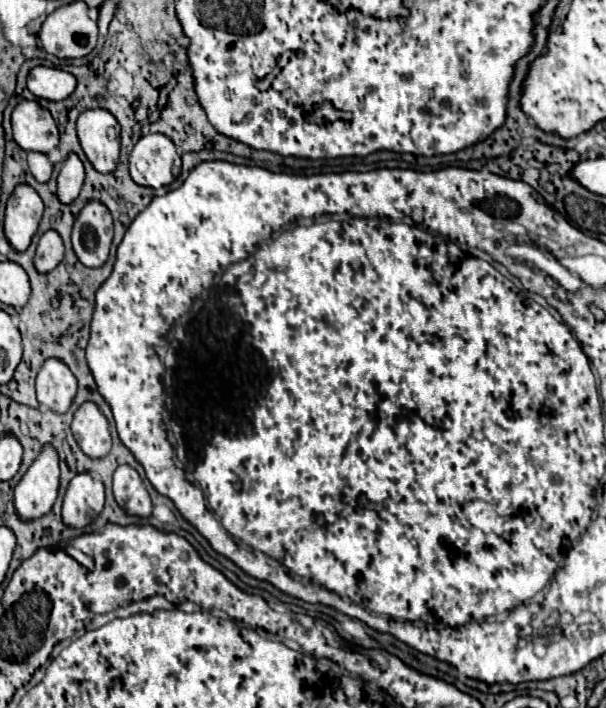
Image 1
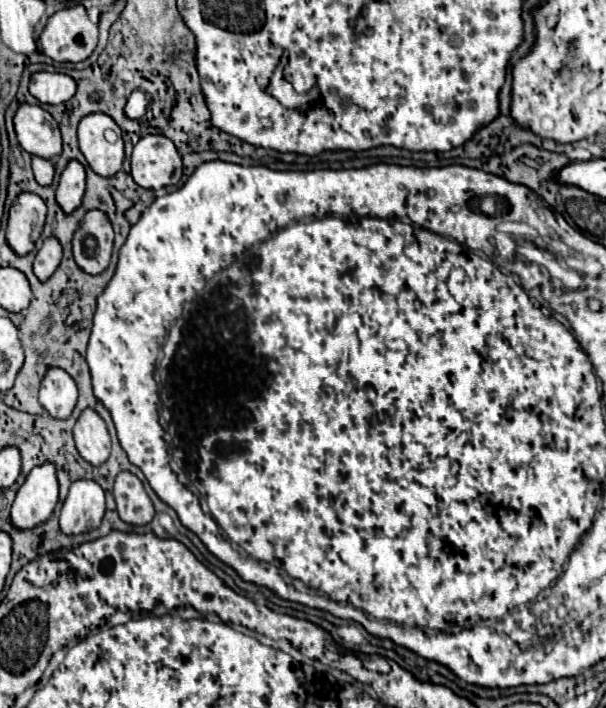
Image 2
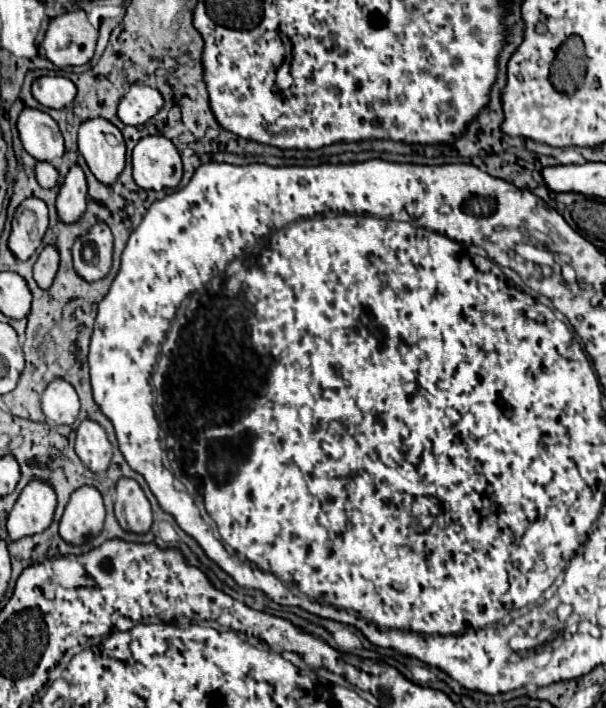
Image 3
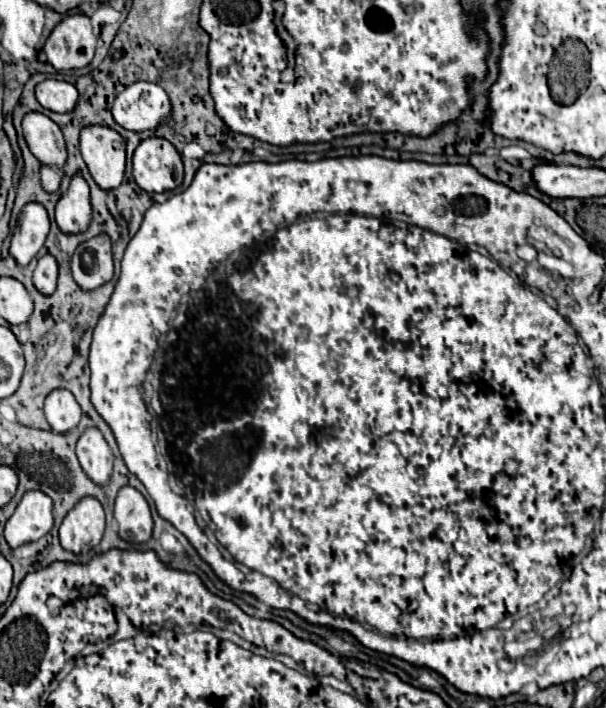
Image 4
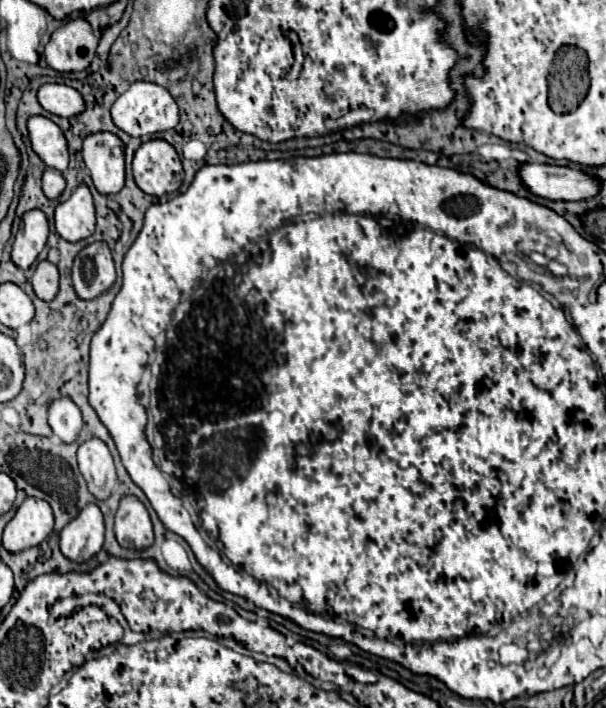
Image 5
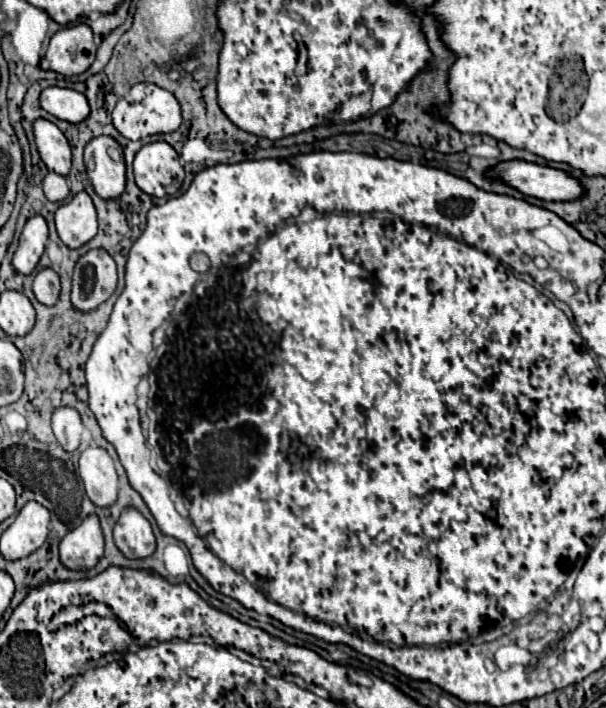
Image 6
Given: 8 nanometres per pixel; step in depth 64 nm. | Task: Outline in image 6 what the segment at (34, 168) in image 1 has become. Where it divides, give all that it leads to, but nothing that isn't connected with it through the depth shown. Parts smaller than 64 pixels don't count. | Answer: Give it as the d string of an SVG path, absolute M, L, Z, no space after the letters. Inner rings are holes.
M48 172L44 178L44 194L50 202L64 202L70 196L66 178L56 172Z

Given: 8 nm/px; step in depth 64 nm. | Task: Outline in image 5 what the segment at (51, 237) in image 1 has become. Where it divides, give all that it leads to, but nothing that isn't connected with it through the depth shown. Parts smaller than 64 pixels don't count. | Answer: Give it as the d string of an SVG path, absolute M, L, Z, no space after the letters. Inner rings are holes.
M48 260L38 264L30 282L32 282L32 288L40 300L50 302L56 298L56 294L58 294L58 270Z

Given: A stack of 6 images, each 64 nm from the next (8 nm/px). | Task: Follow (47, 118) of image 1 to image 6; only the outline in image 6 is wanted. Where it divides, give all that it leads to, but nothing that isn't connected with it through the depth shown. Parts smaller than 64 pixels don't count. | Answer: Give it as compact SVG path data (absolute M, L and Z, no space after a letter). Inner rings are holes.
M36 120L34 136L36 136L38 152L44 160L44 164L48 166L48 170L52 170L60 176L68 176L68 172L72 168L72 150L70 150L66 136L62 134L62 130L56 124L52 124L50 120Z

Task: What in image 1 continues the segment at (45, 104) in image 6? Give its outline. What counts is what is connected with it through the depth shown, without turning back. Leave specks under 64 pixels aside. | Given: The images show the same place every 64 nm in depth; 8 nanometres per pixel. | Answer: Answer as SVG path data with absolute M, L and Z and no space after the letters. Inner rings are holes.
M36 66L28 74L28 90L36 98L44 98L50 102L66 100L76 88L76 78L70 72L58 68Z

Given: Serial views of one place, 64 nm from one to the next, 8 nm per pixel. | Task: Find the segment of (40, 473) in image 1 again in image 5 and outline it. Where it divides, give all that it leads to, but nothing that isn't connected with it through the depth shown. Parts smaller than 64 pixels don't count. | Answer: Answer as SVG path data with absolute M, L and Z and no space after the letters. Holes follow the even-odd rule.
M26 498L24 504L16 510L16 516L6 524L2 536L2 548L10 554L24 552L38 546L48 538L54 526L54 516L44 500Z

